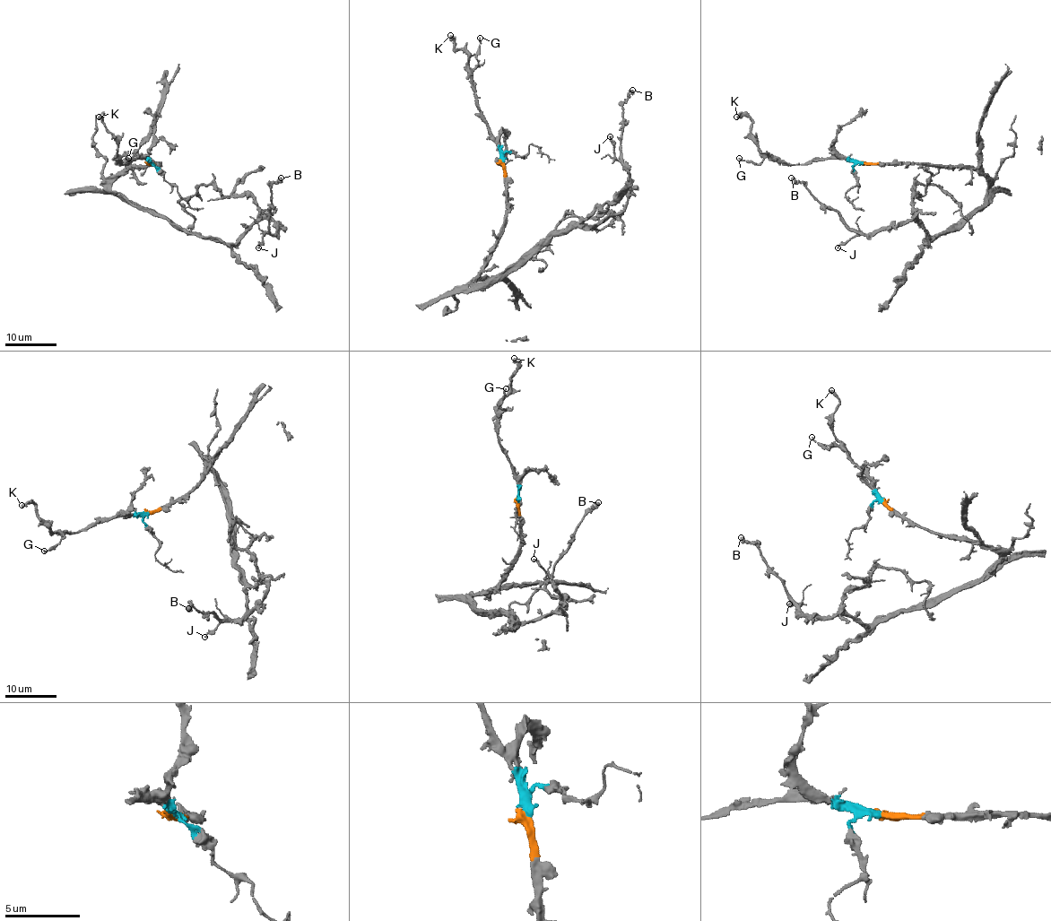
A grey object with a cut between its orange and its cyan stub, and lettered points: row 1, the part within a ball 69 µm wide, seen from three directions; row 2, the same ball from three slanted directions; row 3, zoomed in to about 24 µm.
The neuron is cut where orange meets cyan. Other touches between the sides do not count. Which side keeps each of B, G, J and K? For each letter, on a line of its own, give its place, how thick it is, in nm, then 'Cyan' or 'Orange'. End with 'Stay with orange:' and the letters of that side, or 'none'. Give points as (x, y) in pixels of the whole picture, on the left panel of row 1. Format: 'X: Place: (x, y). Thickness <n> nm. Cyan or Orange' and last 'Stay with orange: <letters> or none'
B: Place: (281, 178). Thickness 400 nm. Orange
G: Place: (128, 158). Thickness 180 nm. Cyan
J: Place: (258, 247). Thickness 140 nm. Orange
K: Place: (99, 117). Thickness 400 nm. Cyan
Stay with orange: B, J

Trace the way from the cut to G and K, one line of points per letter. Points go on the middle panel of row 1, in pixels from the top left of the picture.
G: (501, 160), (501, 149), (478, 107), (473, 82), (474, 69), (478, 64), (475, 57), (480, 38)
K: (501, 160), (501, 149), (478, 107), (469, 72), (469, 57), (461, 49), (455, 50), (449, 35)

